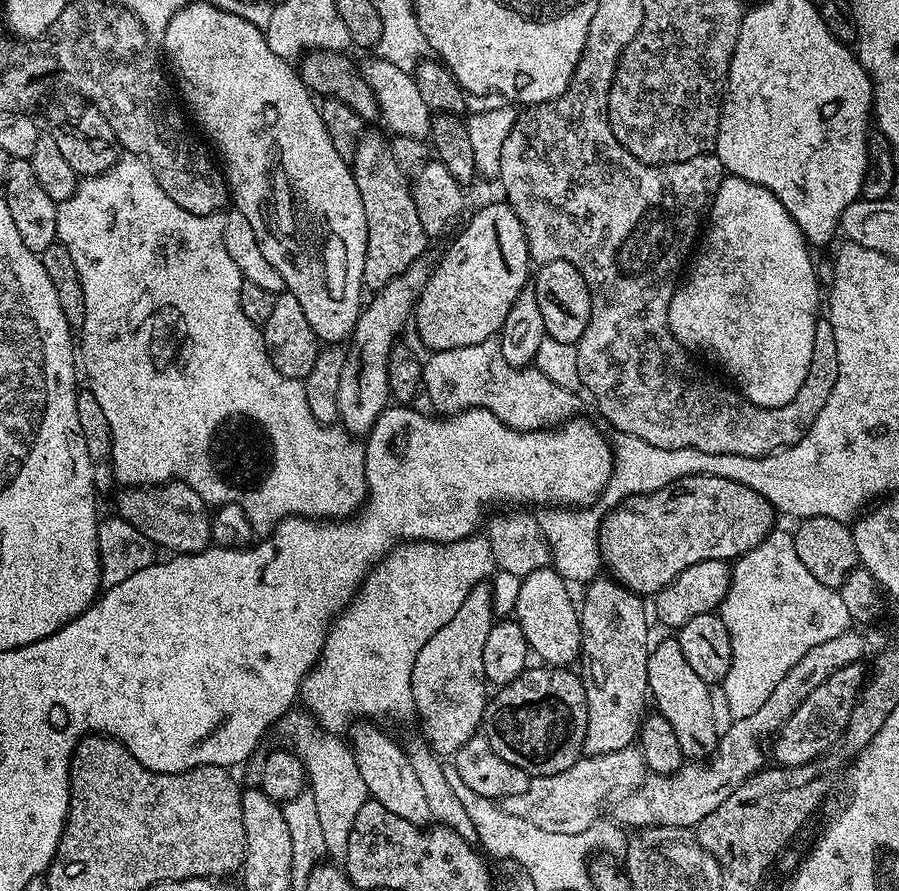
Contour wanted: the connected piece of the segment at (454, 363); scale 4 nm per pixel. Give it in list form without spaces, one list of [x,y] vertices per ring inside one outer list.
[[[493,338],[486,342],[478,342],[474,346],[462,346],[461,348],[455,348],[454,350],[442,350],[441,352],[432,352],[429,355],[429,360],[423,361],[424,365],[424,379],[422,381],[422,392],[423,395],[428,395],[428,400],[437,408],[435,411],[440,414],[455,414],[457,412],[465,412],[468,408],[485,408],[490,410],[490,414],[494,414],[501,420],[506,426],[510,426],[514,430],[519,432],[538,432],[541,430],[547,430],[550,428],[557,427],[564,423],[565,420],[573,419],[577,415],[576,412],[580,408],[580,396],[577,393],[566,390],[562,386],[558,386],[558,382],[550,382],[550,378],[546,378],[546,374],[542,374],[535,366],[529,366],[527,368],[515,368],[510,366],[506,362],[506,358],[500,353],[500,341],[499,339]]]

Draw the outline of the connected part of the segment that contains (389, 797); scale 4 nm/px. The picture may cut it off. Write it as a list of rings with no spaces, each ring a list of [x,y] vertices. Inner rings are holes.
[[[364,722],[352,732],[350,747],[358,766],[358,774],[362,774],[365,793],[371,799],[377,800],[390,814],[398,814],[398,818],[406,818],[406,822],[421,826],[429,823],[428,815],[432,812],[432,804],[428,801],[428,792],[412,765],[412,760],[383,732],[375,728],[375,723]]]

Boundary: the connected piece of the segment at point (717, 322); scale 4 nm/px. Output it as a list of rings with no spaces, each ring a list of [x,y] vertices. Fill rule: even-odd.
[[[731,174],[725,175],[724,180],[718,186],[718,194],[712,199],[710,220],[711,216],[712,225],[709,226],[708,233],[706,233],[707,228],[703,233],[703,236],[705,235],[704,245],[701,248],[699,245],[695,249],[694,255],[687,265],[686,275],[677,283],[676,292],[670,298],[668,307],[670,330],[674,334],[674,338],[678,338],[680,345],[688,349],[689,353],[713,360],[733,380],[729,381],[735,385],[740,395],[751,404],[756,404],[760,408],[781,408],[791,402],[794,394],[798,394],[798,390],[802,390],[802,382],[806,382],[806,370],[810,370],[810,358],[814,354],[814,330],[822,312],[822,303],[818,298],[818,268],[812,265],[812,256],[808,253],[810,245],[804,239],[802,230],[794,222],[794,218],[790,218],[786,206],[782,206],[782,202],[778,202],[778,198],[774,194],[770,194],[770,190],[766,190],[754,182],[746,182],[746,178],[738,178]]]

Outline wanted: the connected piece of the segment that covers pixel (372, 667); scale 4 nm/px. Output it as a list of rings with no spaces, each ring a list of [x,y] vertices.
[[[477,534],[468,536],[465,540],[455,540],[449,544],[439,544],[438,542],[430,542],[429,540],[414,540],[411,542],[401,542],[368,573],[364,583],[360,585],[359,592],[352,598],[352,603],[345,608],[339,616],[335,617],[332,625],[328,630],[327,638],[324,640],[323,650],[316,662],[315,668],[305,676],[301,684],[301,701],[305,702],[307,708],[312,712],[313,716],[318,720],[319,724],[330,732],[342,731],[347,722],[348,716],[352,714],[366,714],[368,718],[376,718],[372,716],[404,716],[414,710],[414,702],[411,690],[411,672],[413,670],[416,656],[424,647],[424,644],[430,640],[431,635],[438,631],[440,627],[446,626],[450,618],[453,618],[462,607],[462,602],[466,599],[466,594],[471,591],[475,584],[483,584],[497,571],[494,562],[494,554],[490,550],[490,542],[487,535]]]

